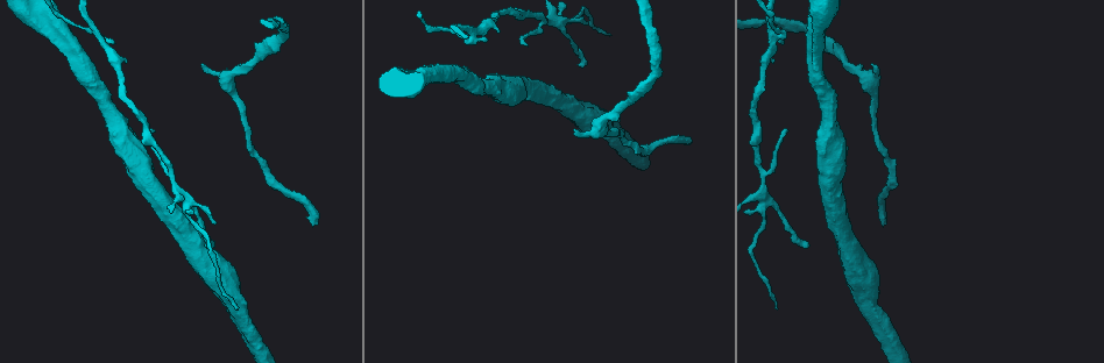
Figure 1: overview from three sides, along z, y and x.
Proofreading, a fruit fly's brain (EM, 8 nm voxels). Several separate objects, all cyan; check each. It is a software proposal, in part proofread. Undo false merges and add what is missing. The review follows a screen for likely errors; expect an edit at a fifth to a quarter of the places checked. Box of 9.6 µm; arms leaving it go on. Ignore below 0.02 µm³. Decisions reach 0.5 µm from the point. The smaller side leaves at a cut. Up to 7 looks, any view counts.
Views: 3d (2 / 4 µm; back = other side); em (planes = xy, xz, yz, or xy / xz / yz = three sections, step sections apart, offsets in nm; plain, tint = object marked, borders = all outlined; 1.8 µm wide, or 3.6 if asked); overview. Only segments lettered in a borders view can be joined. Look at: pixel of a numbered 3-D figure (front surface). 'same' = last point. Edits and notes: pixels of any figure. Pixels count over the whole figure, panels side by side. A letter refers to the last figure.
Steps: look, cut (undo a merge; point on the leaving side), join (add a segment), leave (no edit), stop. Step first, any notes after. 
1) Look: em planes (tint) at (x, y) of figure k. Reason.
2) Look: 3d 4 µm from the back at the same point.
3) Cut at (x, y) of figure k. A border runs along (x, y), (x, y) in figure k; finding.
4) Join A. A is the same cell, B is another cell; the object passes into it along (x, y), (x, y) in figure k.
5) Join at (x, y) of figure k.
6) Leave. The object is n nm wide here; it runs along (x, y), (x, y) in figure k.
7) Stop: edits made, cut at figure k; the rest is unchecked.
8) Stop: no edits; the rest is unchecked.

Look: 3d 2 µm at (204, 64) of figure 1. An open end.

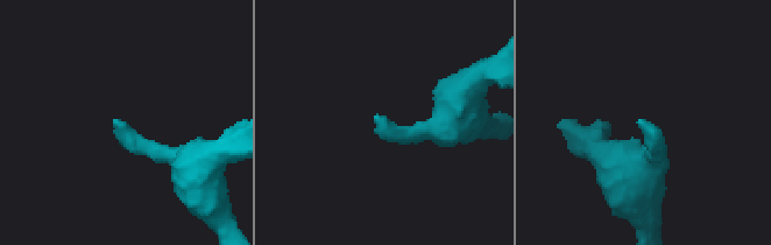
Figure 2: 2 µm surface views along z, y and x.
Look: em yz step 8 (plain) at (638, 122) of figure 2.

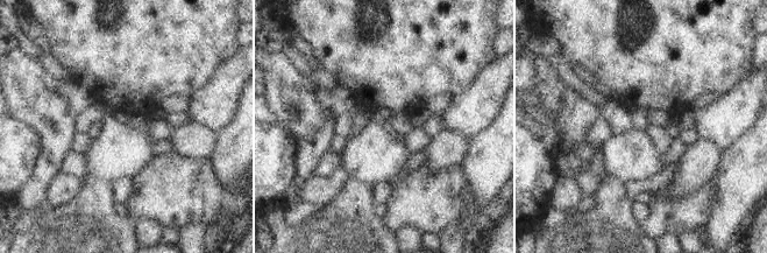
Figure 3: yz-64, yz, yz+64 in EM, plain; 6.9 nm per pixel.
Look: em yz step 8 (borders) at the same point. What lies round it.

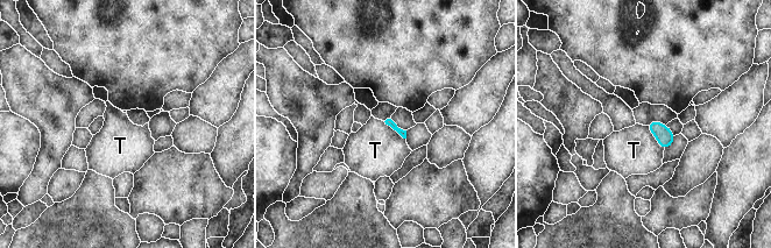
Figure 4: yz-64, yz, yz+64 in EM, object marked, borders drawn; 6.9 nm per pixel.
Leave. The longest contact is with T, 220 nm; T is another cell; no lettered segment goes on from it.

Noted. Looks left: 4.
Look: 3d 2 µm at (99, 36) of figure 1. Calibre changes.

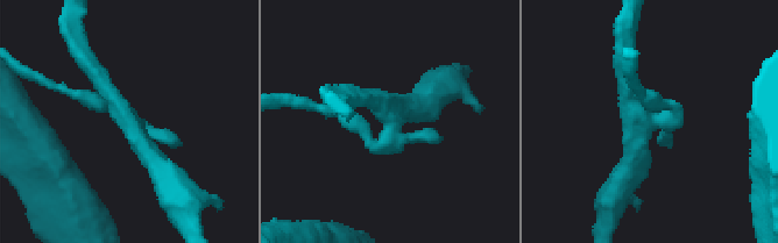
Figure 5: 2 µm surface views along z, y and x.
Look: em xz step 8 (tint) at (128, 128) of figure 5. 3 arms meet here.

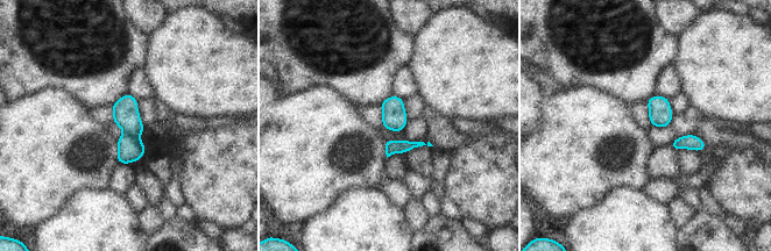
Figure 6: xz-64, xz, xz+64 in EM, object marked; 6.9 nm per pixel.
Look: em planes (borders) at the same point.

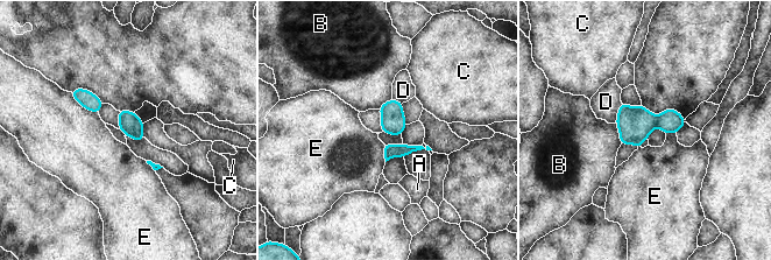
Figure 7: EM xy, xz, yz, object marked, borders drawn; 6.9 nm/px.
Cut at (670, 121) of figure 7. The object is 160 nm wide here; A, B, C, D and E are other cells; a border runs along (658, 116), (658, 124), (656, 126) in figure 7; two neurons meet here.

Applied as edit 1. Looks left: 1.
Look: em xz step 16 (borders) at (313, 226) of figure 1. End of a long branch.

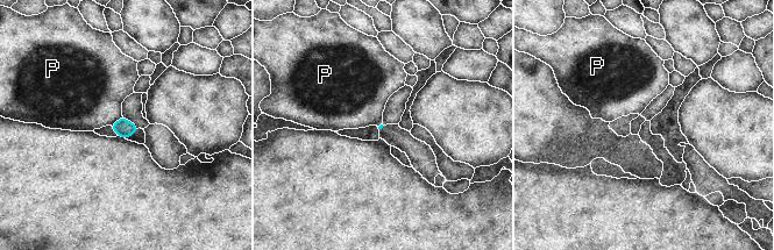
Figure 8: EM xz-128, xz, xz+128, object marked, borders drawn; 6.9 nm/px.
Leave. P is another cell; no lettered segment goes on from it.

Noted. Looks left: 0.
Stop: edits made, cut at figure 7; the rest is unchecked.

